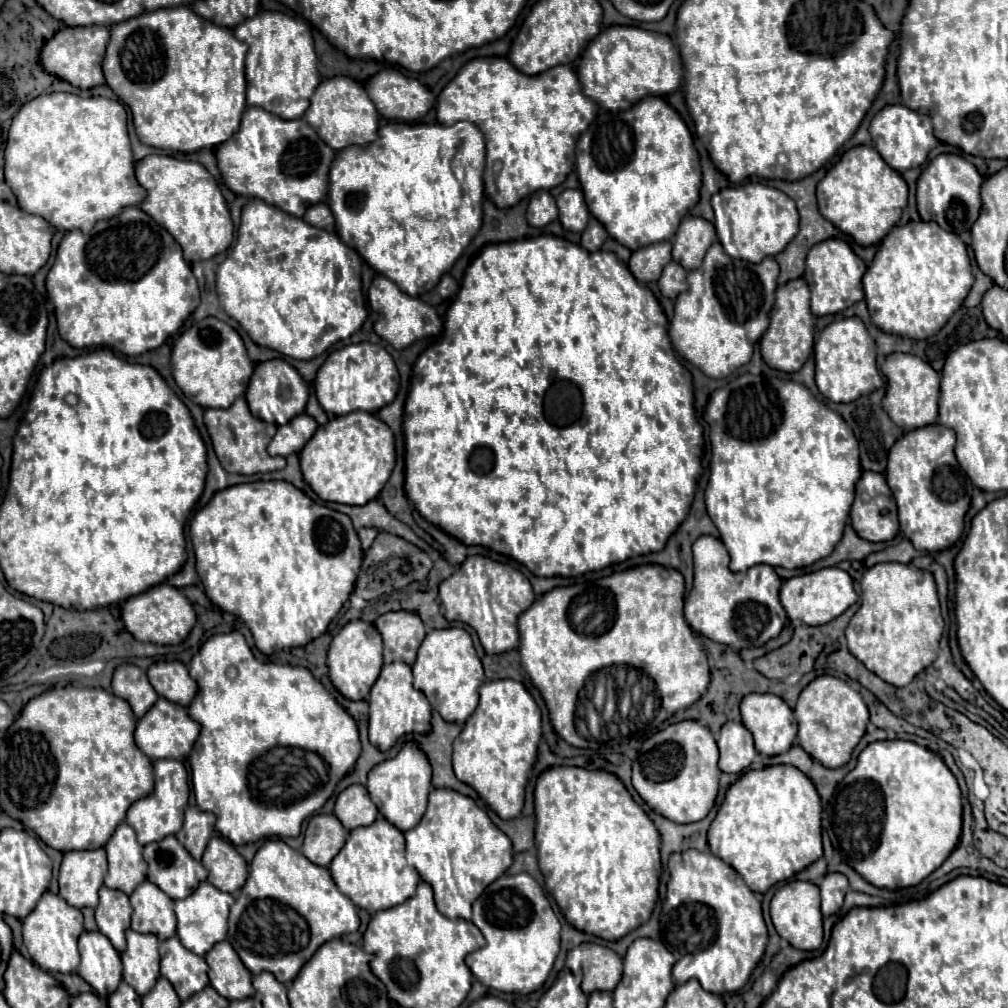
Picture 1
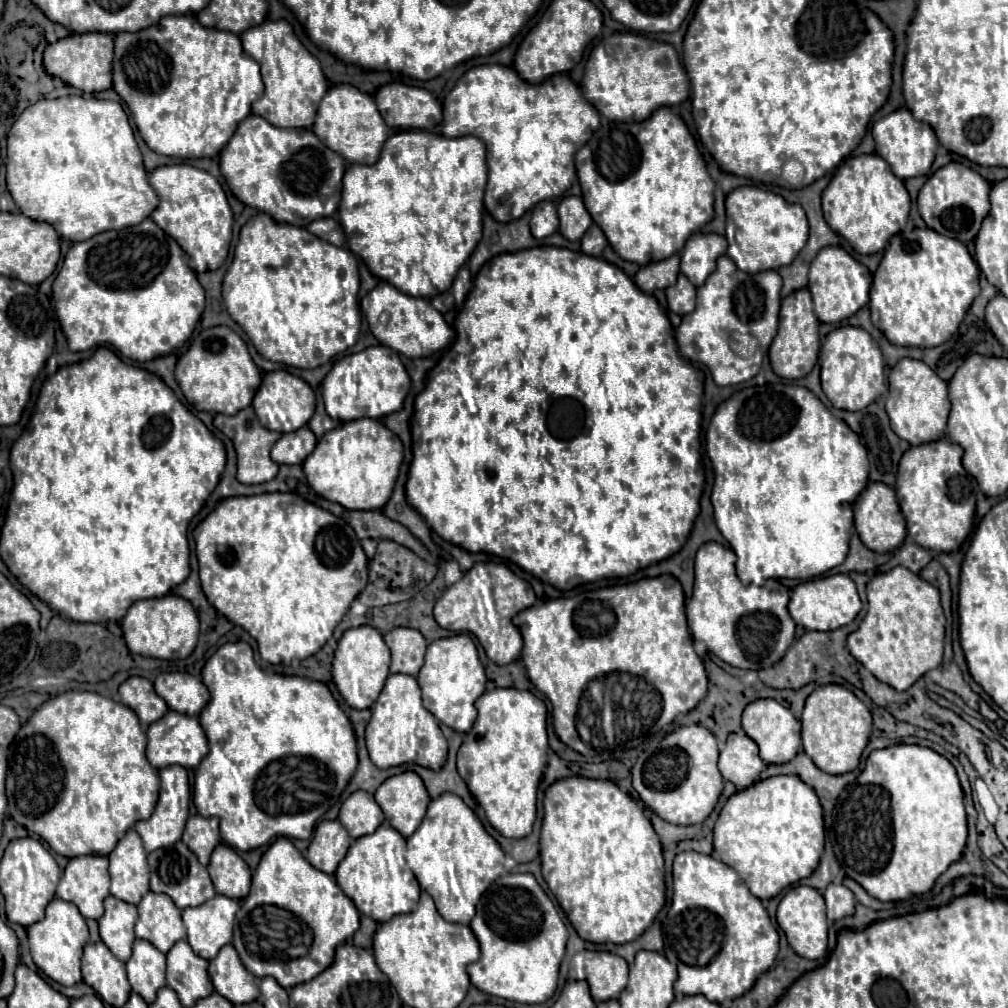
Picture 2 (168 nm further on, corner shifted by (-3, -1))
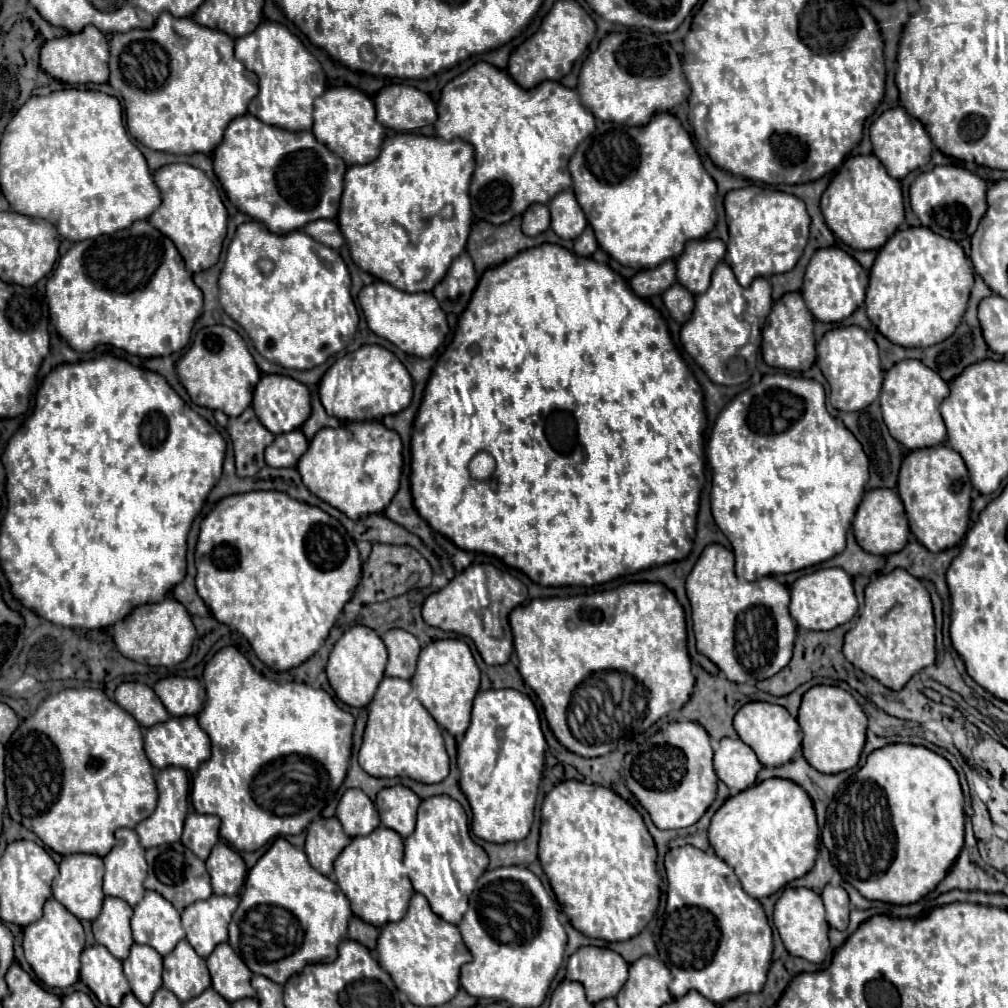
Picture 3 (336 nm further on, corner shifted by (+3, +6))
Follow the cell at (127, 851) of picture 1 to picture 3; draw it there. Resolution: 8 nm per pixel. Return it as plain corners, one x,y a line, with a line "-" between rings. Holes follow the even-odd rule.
119,828
115,832
115,846
103,860
105,896
121,898
129,906
139,904
139,900
143,900
145,894
143,882
147,878
147,862
137,832
131,828

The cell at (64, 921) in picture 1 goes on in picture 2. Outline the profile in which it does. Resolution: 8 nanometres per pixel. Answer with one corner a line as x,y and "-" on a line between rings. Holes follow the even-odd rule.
59,897
51,899
45,909
45,917
27,927
27,935
31,957
45,975
49,975
61,985
75,985
81,981
81,955
83,945
89,941
89,929
83,915
73,903
63,901

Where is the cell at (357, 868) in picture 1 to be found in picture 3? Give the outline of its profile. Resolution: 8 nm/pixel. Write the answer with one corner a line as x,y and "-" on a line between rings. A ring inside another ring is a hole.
385,826
351,840
351,844
335,860
335,880
351,902
353,914
377,928
389,922
399,922
415,892
403,866
403,838

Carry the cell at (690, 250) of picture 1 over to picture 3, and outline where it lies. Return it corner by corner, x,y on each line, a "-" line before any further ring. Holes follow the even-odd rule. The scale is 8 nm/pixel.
691,240
677,258
677,282
691,294
703,294
711,286
715,266
725,258
721,240

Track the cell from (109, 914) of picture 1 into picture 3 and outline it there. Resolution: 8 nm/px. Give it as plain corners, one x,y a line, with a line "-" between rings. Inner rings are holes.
105,898
103,910
97,920
93,920
95,942
105,946
115,958
125,960
133,944
131,920
133,908
121,898

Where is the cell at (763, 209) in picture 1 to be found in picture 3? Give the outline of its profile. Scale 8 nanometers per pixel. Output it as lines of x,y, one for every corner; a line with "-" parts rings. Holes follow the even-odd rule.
747,186
741,190
731,190
725,196
725,214
729,224
725,262
731,266
743,288
747,288
759,276
769,278
795,268
807,246
811,224
805,204
799,198
779,190

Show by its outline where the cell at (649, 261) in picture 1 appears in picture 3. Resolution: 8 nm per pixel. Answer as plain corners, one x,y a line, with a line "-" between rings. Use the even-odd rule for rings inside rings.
667,260
653,270
643,270
629,280
631,290
643,298
663,294
667,288
671,288
671,284
675,284
675,262
673,260

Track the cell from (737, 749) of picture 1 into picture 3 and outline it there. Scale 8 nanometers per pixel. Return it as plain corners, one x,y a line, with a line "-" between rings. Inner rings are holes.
723,738
715,750
713,762
719,780
727,784
731,794
751,788
763,768
755,752
739,738

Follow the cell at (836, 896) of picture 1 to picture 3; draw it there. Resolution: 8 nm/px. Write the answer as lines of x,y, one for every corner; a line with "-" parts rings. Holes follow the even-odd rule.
827,884
823,888
823,904
825,904
825,912
827,912
827,922
837,928
837,930
845,930
849,924
849,896
841,886
831,886

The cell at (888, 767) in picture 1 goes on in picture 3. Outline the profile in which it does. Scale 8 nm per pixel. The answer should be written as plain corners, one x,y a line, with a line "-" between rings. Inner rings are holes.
889,744
885,748
873,750
865,762
865,766
855,774
855,782
857,786
849,788
849,794
845,796
849,802
835,802
827,808
827,820
823,826
823,844
829,850
831,862
833,866
839,870
839,874
843,876
845,882
849,882
851,886
855,886
861,896
865,896
867,900
881,900
887,904
897,904
897,906
905,906
905,904
915,904
919,902
925,894
929,894
941,880
943,876
949,872
951,864
955,862
955,858
959,856
961,848
963,848
963,824
965,824
965,812
963,812
963,792
959,786
959,776
953,770
953,766
939,754
923,748
923,746
911,746
911,744

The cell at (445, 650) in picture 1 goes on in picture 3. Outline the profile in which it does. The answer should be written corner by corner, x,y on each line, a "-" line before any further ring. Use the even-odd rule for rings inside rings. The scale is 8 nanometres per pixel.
449,638
425,646
419,654
417,672
411,678
411,686
425,710
435,718
441,728
445,728
451,736
465,734
469,726
471,704
479,690
479,668
473,660
469,646
463,640

